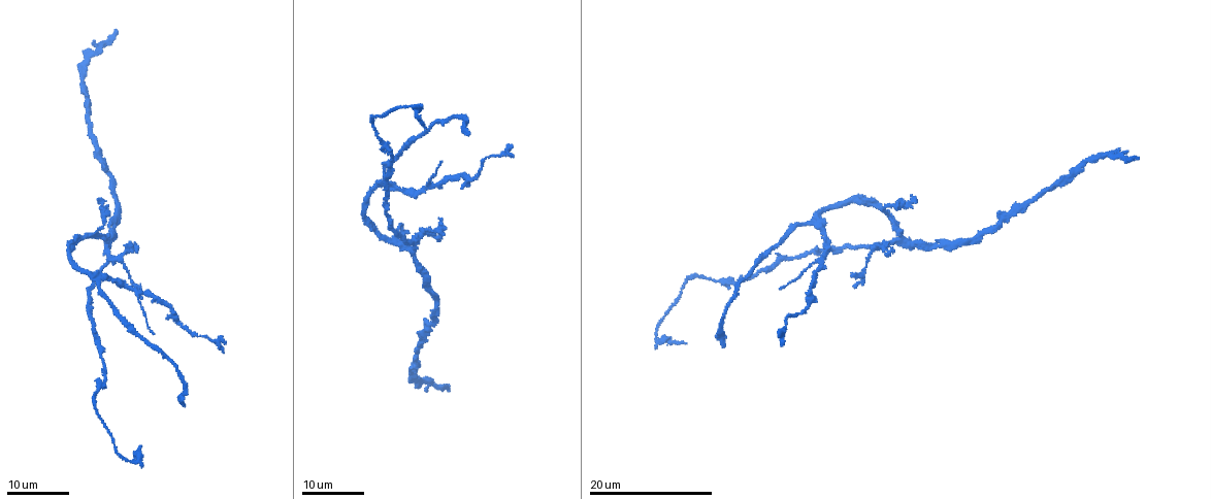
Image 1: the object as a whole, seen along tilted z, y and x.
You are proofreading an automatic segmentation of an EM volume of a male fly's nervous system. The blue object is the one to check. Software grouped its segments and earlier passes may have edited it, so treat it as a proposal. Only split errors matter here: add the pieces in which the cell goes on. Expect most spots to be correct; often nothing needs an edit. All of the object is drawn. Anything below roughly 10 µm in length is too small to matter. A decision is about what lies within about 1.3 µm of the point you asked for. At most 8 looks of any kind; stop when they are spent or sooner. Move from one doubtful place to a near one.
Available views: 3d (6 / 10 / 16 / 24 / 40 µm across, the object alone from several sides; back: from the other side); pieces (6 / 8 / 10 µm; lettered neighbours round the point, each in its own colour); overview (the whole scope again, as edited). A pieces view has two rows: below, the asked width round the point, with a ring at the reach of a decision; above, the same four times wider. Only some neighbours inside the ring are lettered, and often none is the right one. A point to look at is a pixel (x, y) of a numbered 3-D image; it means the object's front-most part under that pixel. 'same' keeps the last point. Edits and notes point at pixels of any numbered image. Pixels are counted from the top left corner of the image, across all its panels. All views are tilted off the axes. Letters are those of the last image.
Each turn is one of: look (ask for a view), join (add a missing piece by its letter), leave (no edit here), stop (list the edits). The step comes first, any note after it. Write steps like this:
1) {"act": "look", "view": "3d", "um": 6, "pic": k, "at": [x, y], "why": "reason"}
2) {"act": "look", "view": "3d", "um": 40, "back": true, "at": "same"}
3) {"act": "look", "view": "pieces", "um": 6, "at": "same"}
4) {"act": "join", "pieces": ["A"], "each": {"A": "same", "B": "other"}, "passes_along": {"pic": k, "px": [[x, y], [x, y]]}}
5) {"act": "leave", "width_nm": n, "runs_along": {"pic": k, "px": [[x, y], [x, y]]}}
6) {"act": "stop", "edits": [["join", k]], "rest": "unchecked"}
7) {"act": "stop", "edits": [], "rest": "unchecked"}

{"act": "look", "view": "3d", "um": 16, "pic": 1, "at": [183, 407], "why": "long arm stops here"}

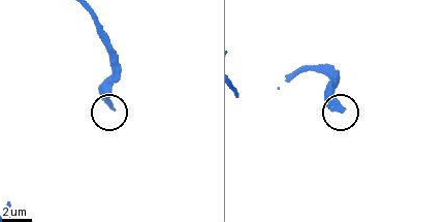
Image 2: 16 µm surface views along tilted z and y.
{"act": "look", "view": "pieces", "um": 6, "pic": 2, "at": [339, 109], "why": "see the neighbours"}

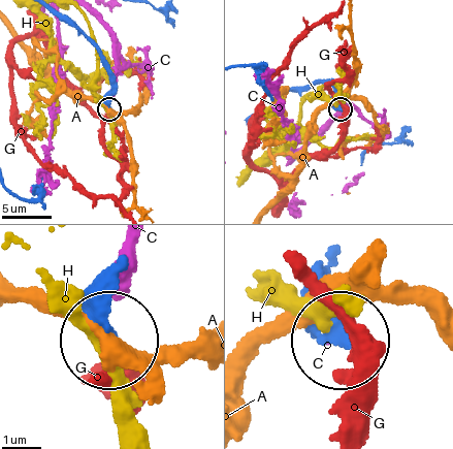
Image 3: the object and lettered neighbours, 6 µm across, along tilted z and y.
{"act": "leave", "each": {"A": "other", "C": "other", "G": "other", "H": "other"}, "found": "no lettered piece goes on from it"}

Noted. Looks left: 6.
{"act": "look", "view": "3d", "um": 24, "pic": 1, "at": [225, 352], "why": "end of a long branch"}

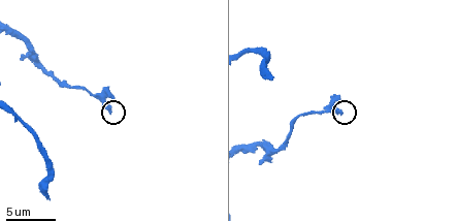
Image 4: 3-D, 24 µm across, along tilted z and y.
{"act": "look", "view": "pieces", "um": 10, "pic": 4, "at": [342, 113], "why": "what lies round it"}

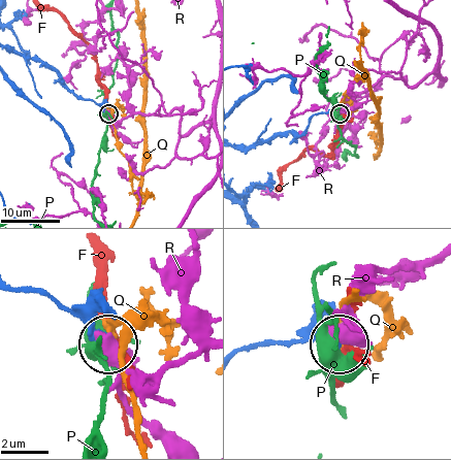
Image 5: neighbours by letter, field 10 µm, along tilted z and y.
{"act": "leave", "width_nm": 280, "each": {"F": "other", "P": "other", "Q": "other", "R": "other"}, "found": "no lettered piece goes on from it"}

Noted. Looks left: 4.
{"act": "look", "view": "3d", "um": 24, "pic": 1, "at": [687, 343], "why": "long arm stops here"}

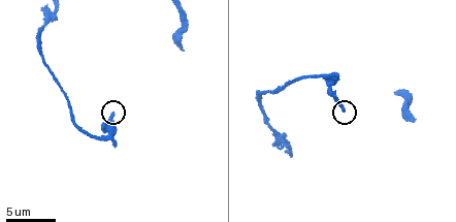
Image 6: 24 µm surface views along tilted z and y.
{"act": "look", "view": "pieces", "um": 10, "pic": 6, "at": [114, 115], "why": "see the neighbours"}

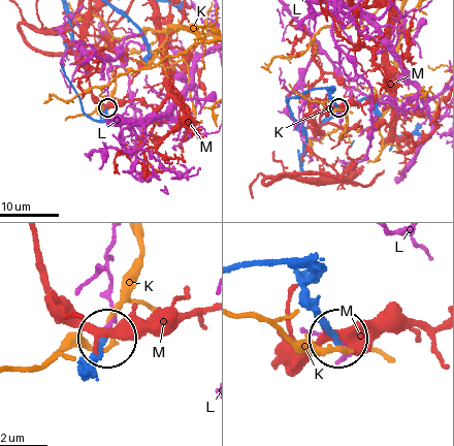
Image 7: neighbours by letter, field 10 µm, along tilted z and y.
{"act": "leave", "each": {"K": "other", "L": "other", "M": "other"}, "runs_along": {"pic": 7, "px": [[245, 268], [277, 260], [306, 271], [316, 319], [333, 336]]}, "found": "no lettered piece goes on from it"}

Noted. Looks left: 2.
{"act": "look", "view": "3d", "um": 16, "pic": 1, "at": [1138, 157], "why": "free end"}

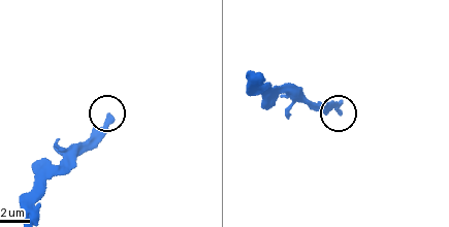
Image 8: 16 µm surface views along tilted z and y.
{"act": "look", "view": "pieces", "um": 10, "pic": 8, "at": [341, 113]}

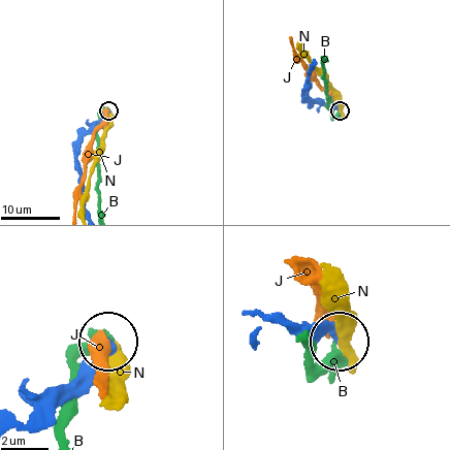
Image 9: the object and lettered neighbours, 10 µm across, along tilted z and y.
{"act": "leave", "width_nm": 280, "each": {"B": "other", "J": "other", "N": "other"}, "runs_along": {"pic": 9, "px": [[38, 430], [53, 411], [83, 391], [108, 343]]}, "found": "none of them fits"}

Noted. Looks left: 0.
{"act": "stop", "edits": [], "rest": "unchecked"}

